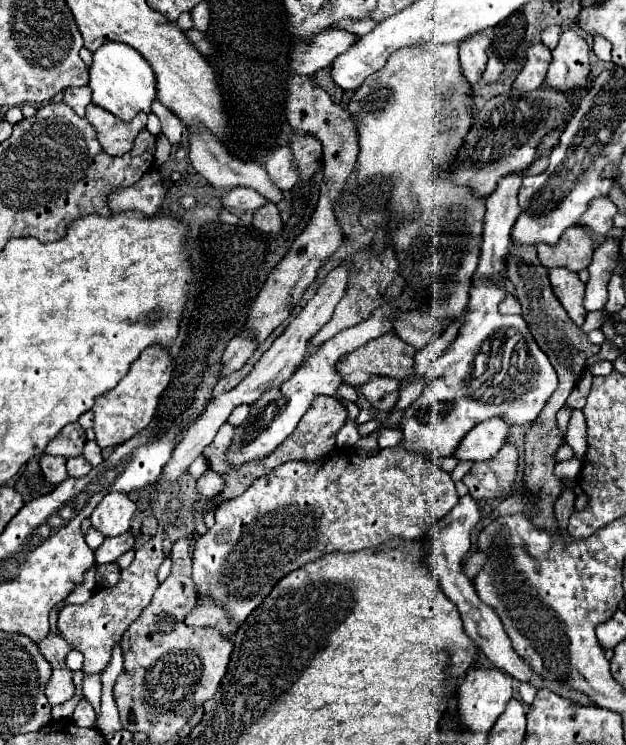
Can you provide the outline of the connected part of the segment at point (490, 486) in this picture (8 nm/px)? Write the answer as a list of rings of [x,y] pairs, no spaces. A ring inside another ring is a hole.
[[[505,444],[491,460],[475,462],[463,476],[469,494],[475,500],[499,498],[513,492],[513,480],[517,474],[517,450],[513,444]]]

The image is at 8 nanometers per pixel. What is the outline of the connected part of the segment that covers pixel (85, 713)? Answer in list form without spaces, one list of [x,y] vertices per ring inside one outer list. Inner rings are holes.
[[[81,700],[73,712],[73,722],[81,728],[91,728],[97,720],[97,714],[93,710],[93,706],[87,700]]]

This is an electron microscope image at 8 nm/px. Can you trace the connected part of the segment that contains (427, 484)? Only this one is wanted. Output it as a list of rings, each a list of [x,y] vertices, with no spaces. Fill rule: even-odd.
[[[403,446],[383,448],[371,456],[361,456],[355,448],[335,448],[323,460],[285,462],[257,478],[241,496],[217,506],[215,526],[197,540],[193,550],[195,590],[219,596],[219,600],[227,604],[227,612],[243,624],[243,618],[247,618],[289,572],[335,550],[357,552],[377,548],[391,538],[417,540],[457,502],[459,496],[449,472]]]

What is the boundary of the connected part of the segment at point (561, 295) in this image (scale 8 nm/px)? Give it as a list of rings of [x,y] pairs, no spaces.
[[[565,268],[549,270],[549,282],[551,282],[551,288],[553,288],[557,300],[567,310],[569,318],[577,326],[581,326],[585,322],[585,314],[587,314],[583,308],[585,284],[579,280],[579,276],[575,272],[565,272]]]

